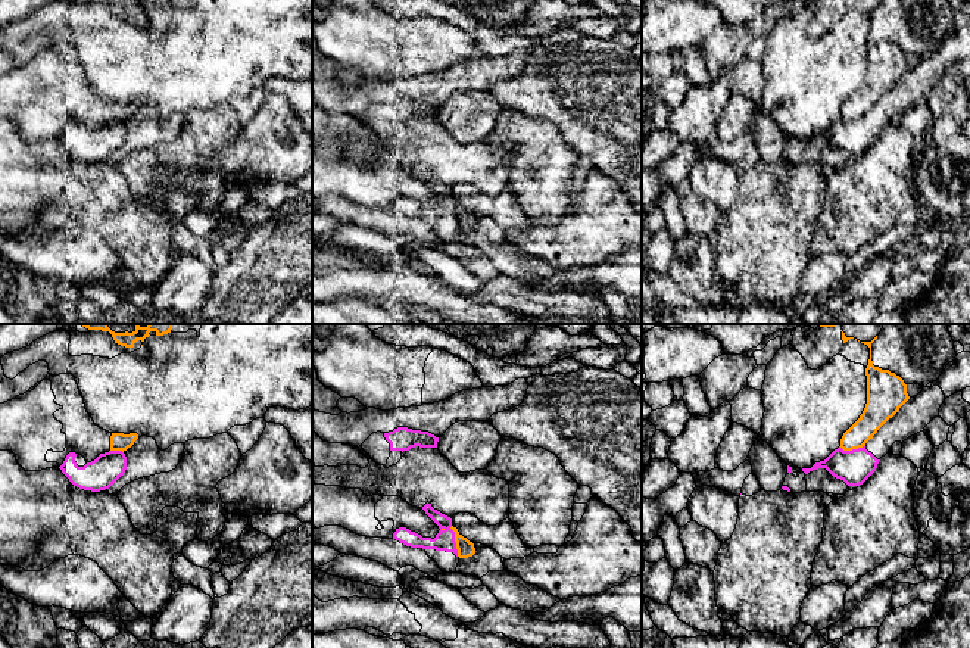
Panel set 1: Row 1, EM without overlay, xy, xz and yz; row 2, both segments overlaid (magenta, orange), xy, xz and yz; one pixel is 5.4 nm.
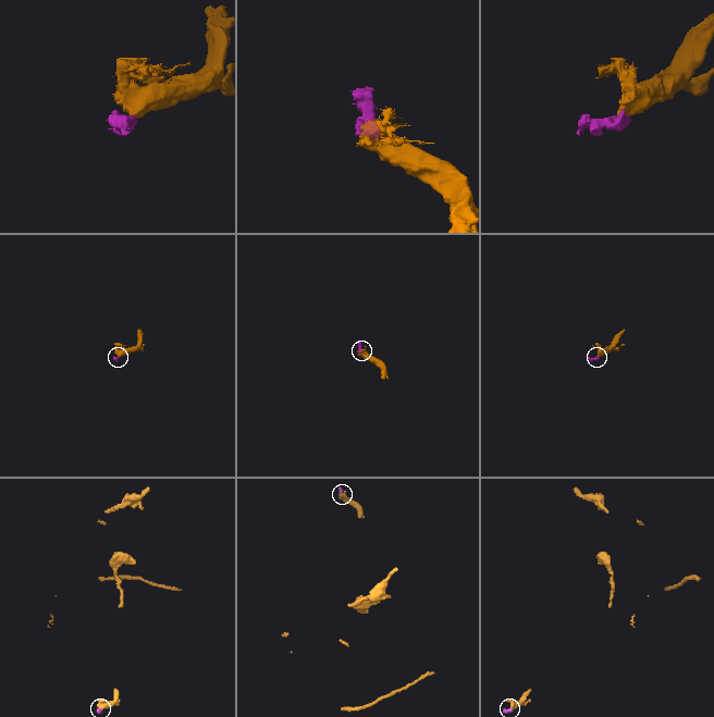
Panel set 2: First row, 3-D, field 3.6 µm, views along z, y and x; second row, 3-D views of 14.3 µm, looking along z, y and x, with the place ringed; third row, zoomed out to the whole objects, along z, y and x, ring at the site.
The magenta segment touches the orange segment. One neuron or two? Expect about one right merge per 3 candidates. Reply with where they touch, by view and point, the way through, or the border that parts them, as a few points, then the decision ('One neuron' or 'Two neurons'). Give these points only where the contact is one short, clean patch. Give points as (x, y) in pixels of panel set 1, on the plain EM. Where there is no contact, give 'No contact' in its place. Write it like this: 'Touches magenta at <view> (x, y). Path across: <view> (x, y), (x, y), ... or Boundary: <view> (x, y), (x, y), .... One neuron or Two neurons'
Touches magenta at xz (454, 211). Boundary: xz (451, 196), (458, 226). Two neurons

